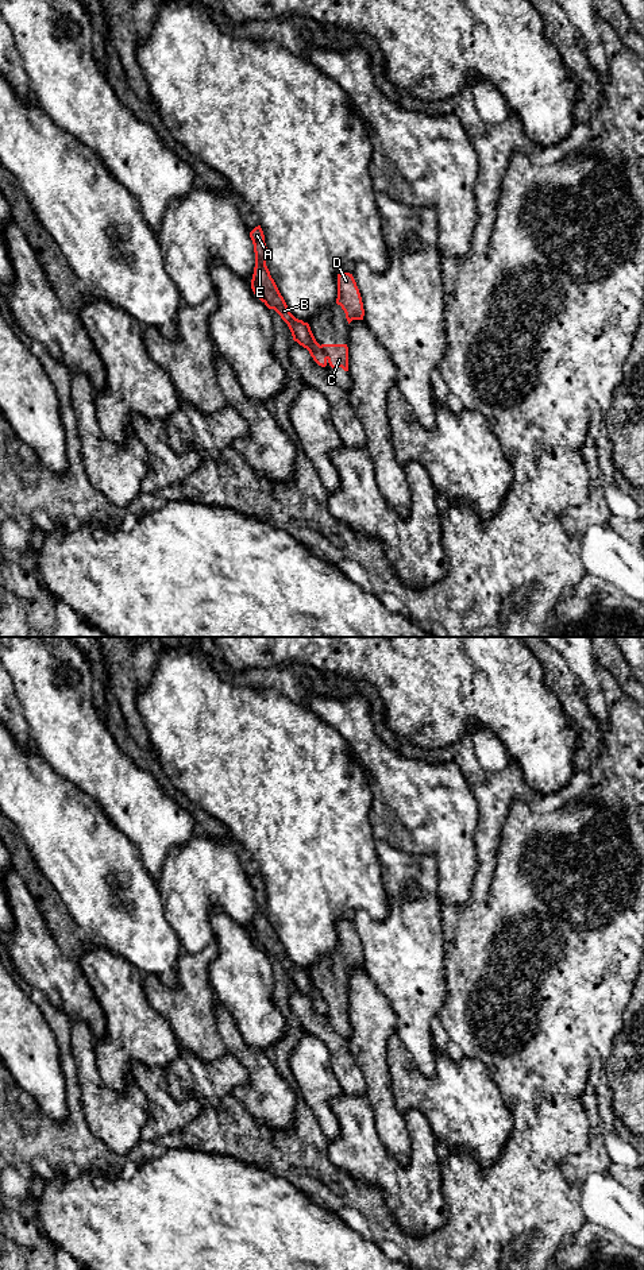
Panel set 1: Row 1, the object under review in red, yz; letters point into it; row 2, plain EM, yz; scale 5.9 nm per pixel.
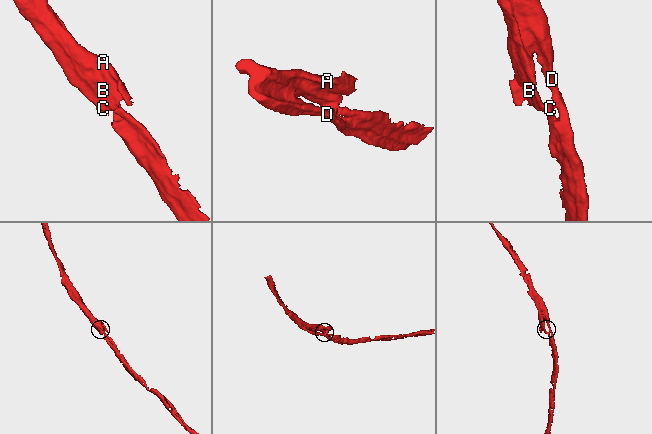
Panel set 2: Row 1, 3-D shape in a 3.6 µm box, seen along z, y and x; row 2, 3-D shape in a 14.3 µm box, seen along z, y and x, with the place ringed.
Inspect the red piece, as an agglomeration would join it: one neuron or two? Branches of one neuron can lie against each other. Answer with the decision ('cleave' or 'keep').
cleave

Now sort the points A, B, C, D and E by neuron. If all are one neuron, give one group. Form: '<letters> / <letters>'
A B E / C D

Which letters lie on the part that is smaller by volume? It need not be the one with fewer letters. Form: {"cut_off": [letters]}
{"cut_off": ["A", "B", "E"]}

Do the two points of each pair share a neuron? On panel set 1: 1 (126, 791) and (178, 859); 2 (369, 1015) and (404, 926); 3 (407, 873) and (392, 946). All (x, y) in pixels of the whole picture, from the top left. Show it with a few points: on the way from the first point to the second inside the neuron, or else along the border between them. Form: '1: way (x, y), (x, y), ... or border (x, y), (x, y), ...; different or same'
1: border (196, 829), (184, 844), (168, 853), (159, 879); different
2: border (363, 967), (396, 1016); different
3: way (409, 891), (408, 929); same

